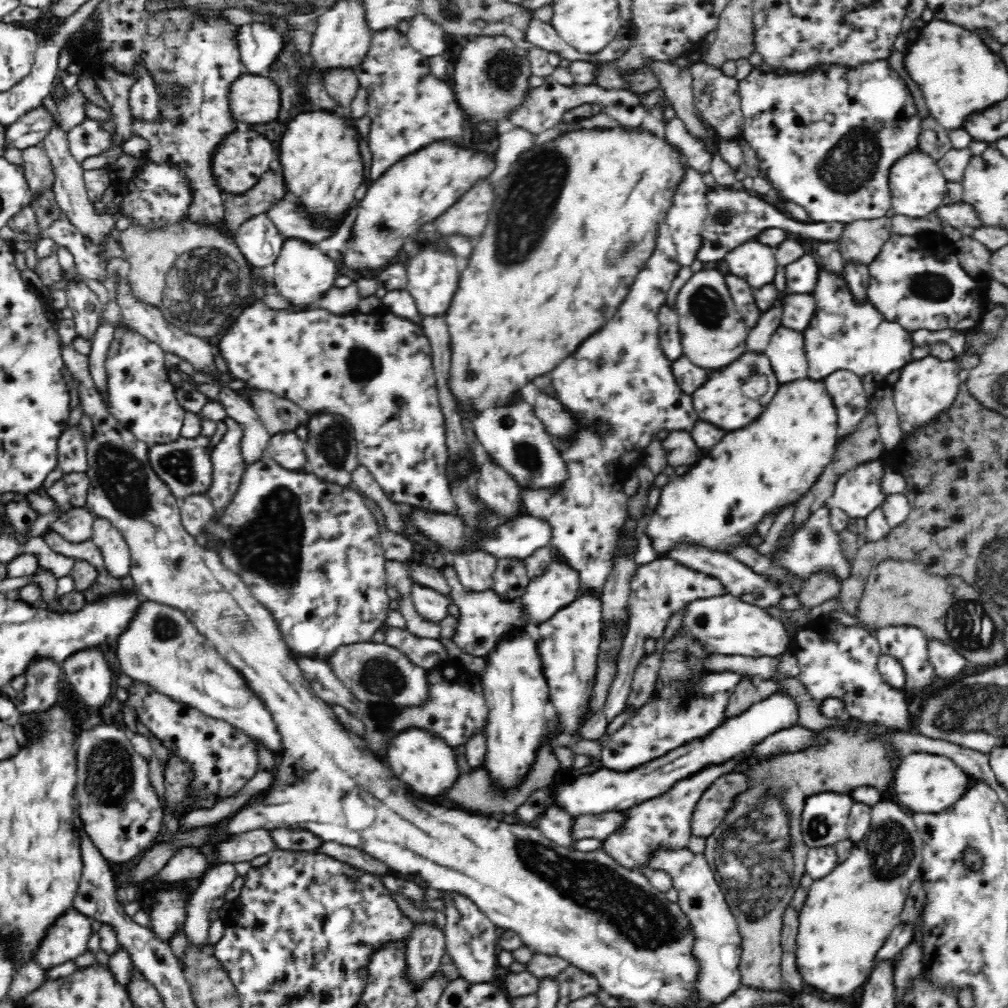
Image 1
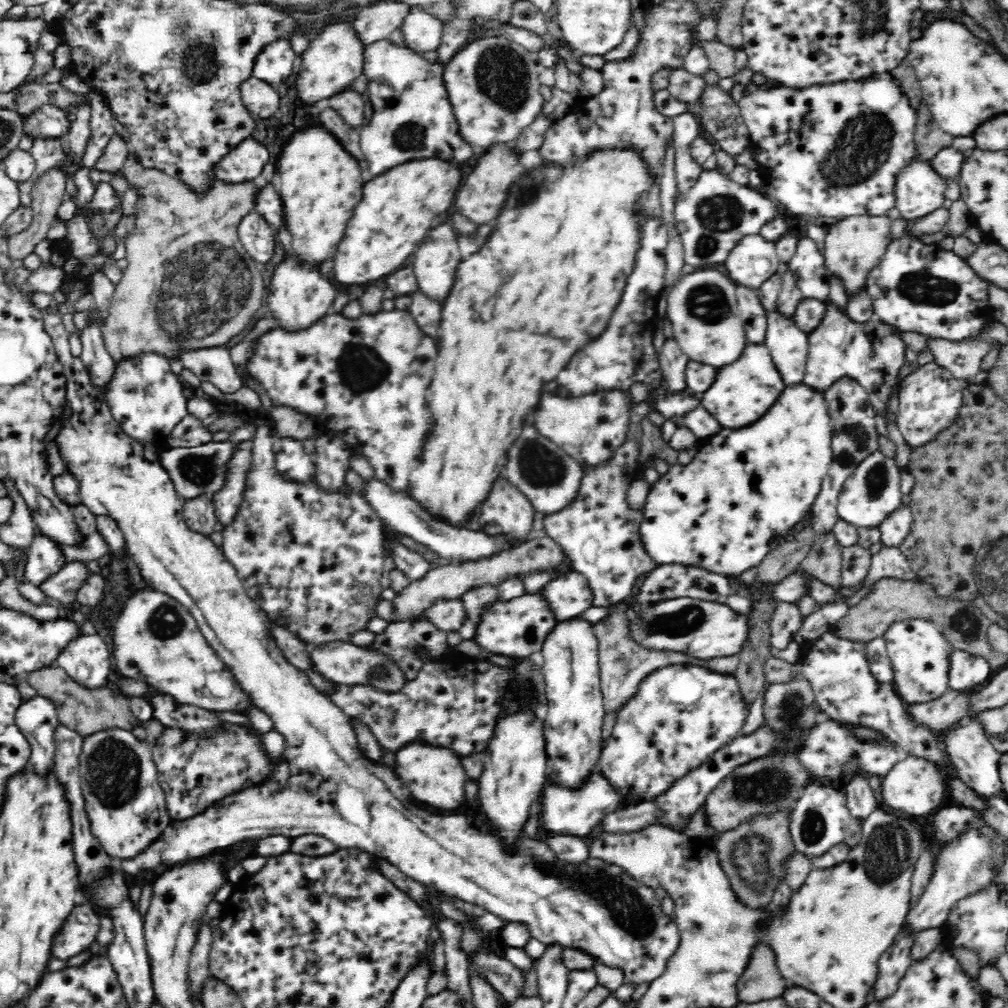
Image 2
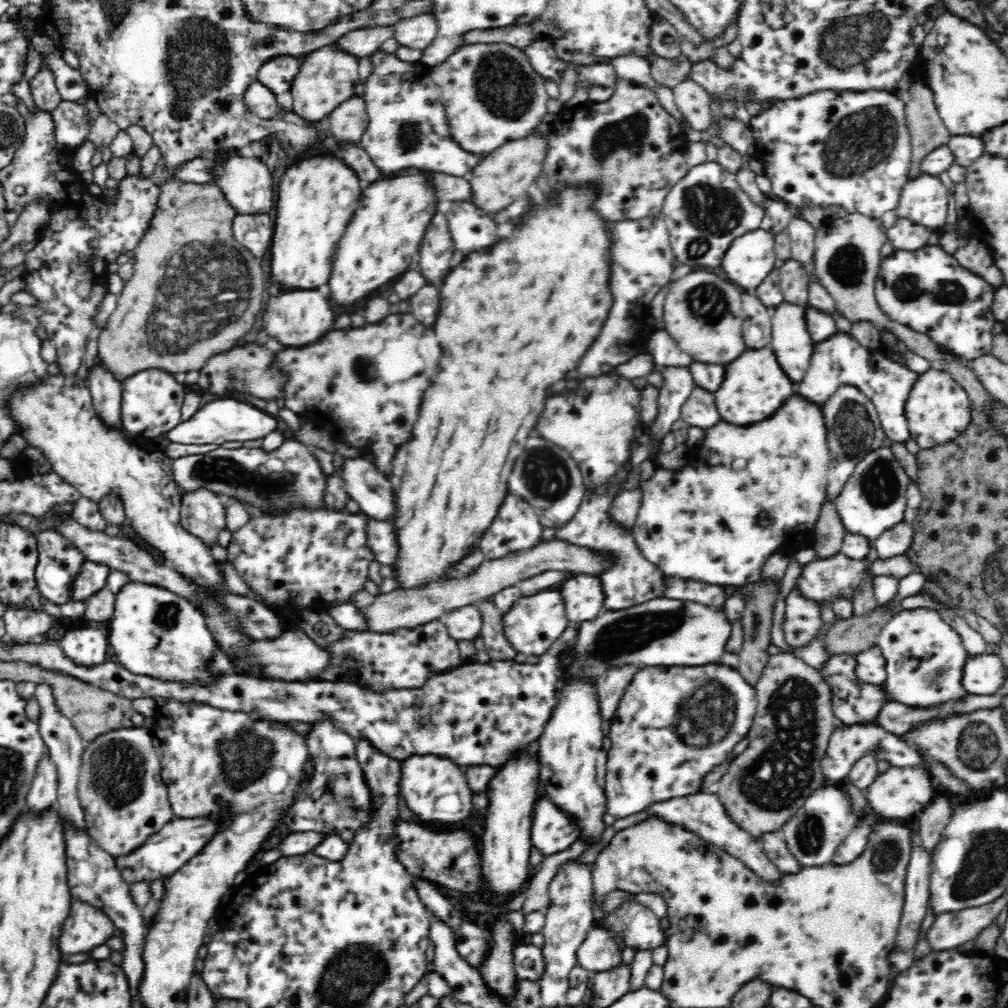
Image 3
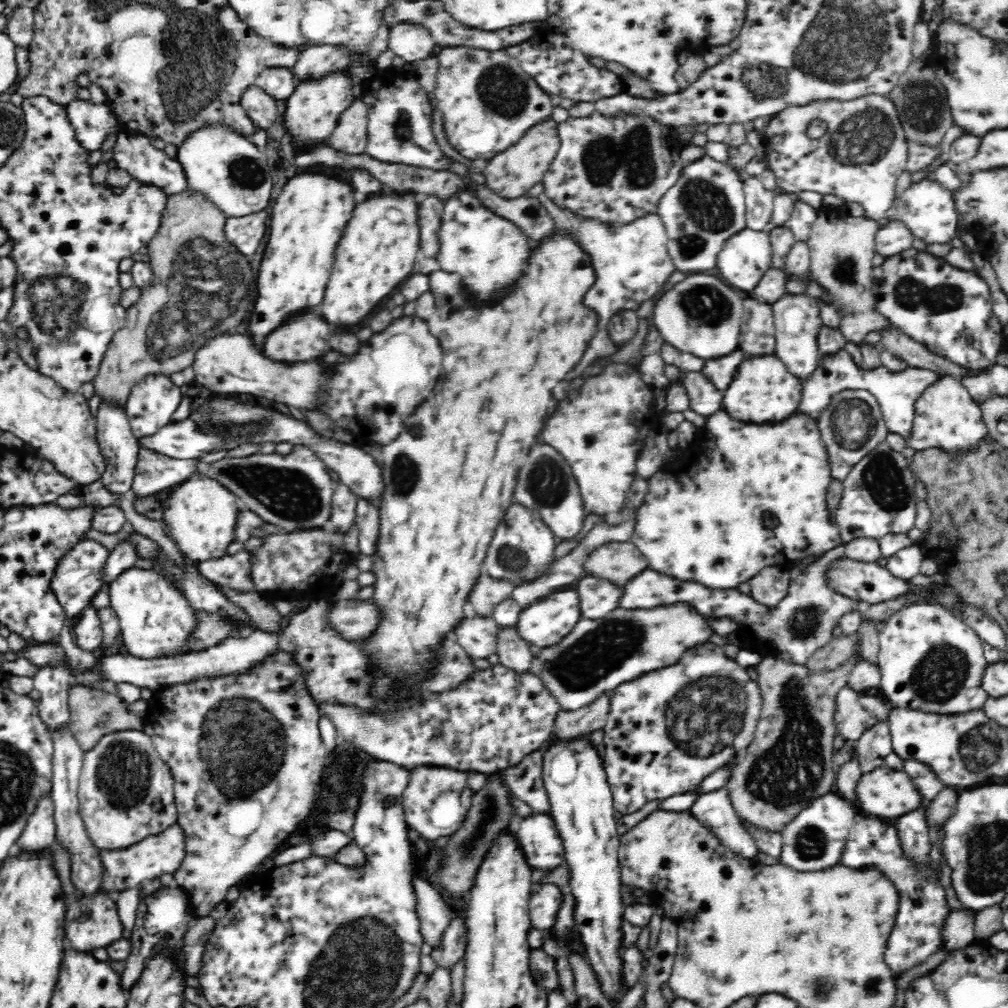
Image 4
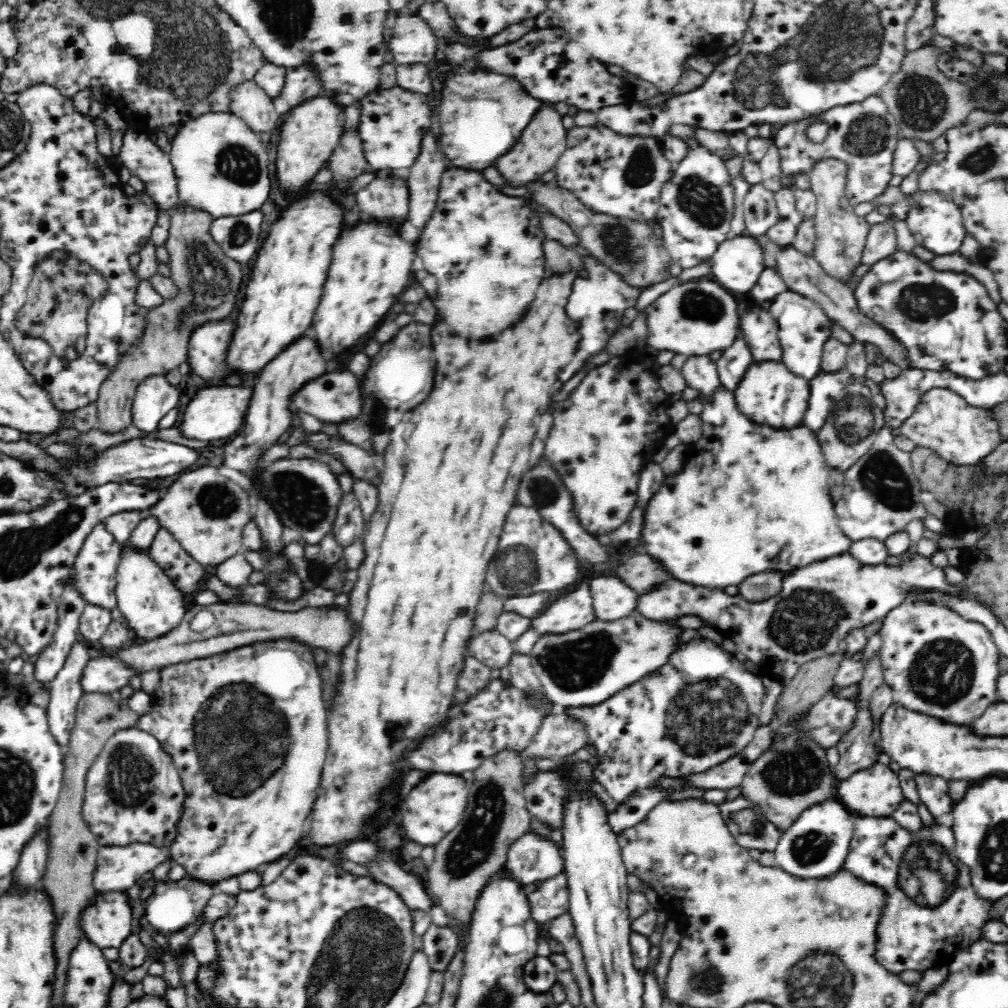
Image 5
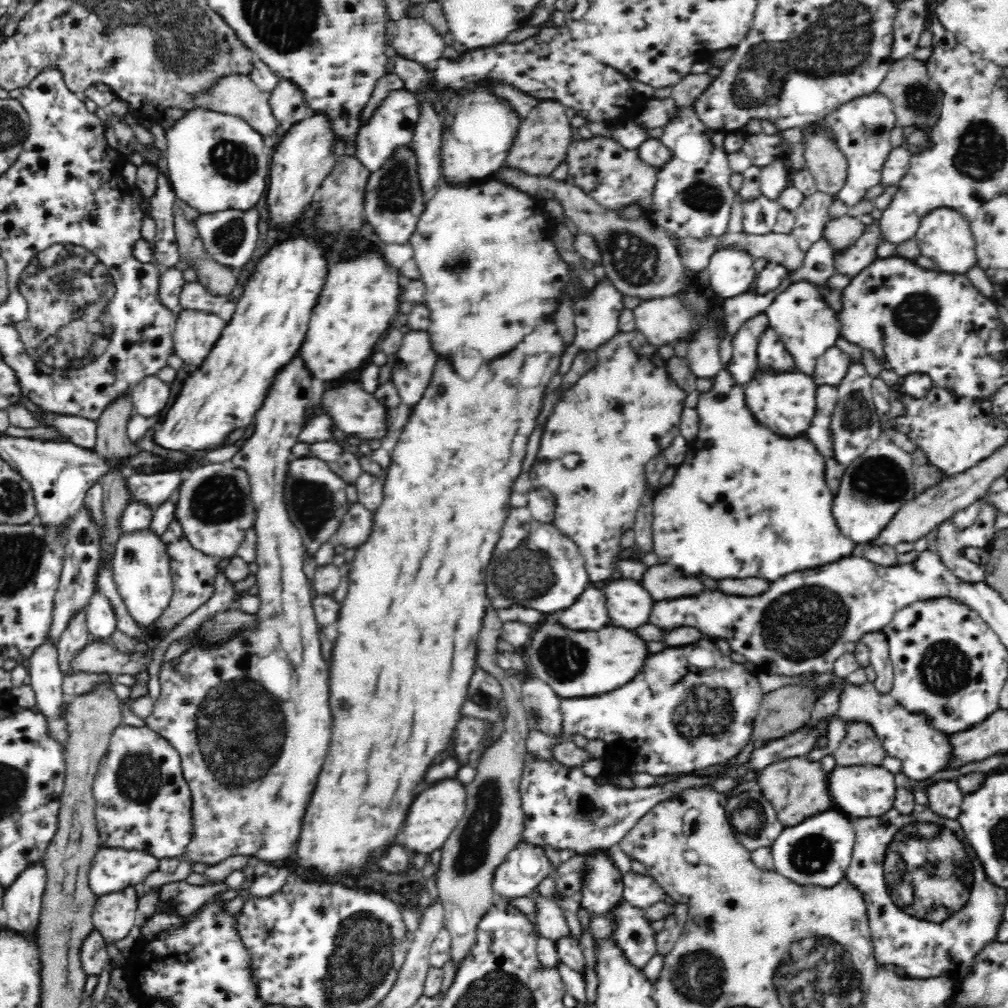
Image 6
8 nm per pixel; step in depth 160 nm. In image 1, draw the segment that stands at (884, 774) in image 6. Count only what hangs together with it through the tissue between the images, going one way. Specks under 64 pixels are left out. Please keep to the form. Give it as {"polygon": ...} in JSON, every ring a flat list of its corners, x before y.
{"polygon":[[910,754,900,760,894,780,892,780,892,794,894,794,895,803,900,804,905,810,912,810,910,814,920,814,924,812,940,812,950,808,956,800,964,794,968,788,968,780,971,777,964,774,958,766,954,766,952,760,944,756,934,756,934,754]]}

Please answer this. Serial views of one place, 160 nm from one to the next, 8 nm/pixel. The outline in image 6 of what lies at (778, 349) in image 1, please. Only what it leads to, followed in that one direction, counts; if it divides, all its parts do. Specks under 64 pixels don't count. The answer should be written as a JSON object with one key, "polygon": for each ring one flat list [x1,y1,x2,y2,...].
{"polygon":[[793,279,786,283,765,313,768,314,769,327,792,353,800,373,811,376,816,359,840,339,840,325,836,312,822,295,822,291,811,282]]}

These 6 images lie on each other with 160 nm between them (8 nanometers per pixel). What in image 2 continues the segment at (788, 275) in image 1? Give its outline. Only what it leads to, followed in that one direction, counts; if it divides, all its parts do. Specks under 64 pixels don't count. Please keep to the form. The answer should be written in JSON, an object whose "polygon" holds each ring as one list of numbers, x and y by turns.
{"polygon":[[805,235,798,236,796,254,788,264,798,277,798,287,804,293,804,298,829,302,830,276,821,249,814,239]]}

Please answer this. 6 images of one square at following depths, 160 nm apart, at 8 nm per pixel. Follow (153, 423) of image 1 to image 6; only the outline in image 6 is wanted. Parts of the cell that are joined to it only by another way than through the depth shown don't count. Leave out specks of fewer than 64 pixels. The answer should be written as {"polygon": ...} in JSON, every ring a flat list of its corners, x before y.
{"polygon":[[156,375,142,379,129,391,136,413,150,417,159,414,166,408,170,396,170,384,162,381]]}

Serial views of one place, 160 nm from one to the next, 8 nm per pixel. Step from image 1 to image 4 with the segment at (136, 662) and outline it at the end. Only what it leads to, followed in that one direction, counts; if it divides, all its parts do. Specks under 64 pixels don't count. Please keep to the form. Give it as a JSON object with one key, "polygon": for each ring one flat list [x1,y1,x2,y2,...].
{"polygon":[[134,566,115,576,109,582,108,592,110,606,120,619,126,652,142,658,187,652,185,644,195,625,194,608,174,582,154,568]]}

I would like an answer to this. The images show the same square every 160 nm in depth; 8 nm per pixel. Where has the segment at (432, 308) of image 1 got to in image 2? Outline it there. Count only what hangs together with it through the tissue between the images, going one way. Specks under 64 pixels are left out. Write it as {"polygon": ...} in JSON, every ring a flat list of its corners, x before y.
{"polygon":[[442,222,428,232,412,262,420,288,430,297,443,301,458,266,463,262,457,233,449,222]]}

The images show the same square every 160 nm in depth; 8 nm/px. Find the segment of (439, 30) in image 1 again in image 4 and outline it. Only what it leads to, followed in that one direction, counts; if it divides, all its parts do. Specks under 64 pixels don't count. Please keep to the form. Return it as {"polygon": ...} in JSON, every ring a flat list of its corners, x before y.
{"polygon":[[398,23,389,29,389,48,406,63,426,60,434,46,434,39,424,25]]}

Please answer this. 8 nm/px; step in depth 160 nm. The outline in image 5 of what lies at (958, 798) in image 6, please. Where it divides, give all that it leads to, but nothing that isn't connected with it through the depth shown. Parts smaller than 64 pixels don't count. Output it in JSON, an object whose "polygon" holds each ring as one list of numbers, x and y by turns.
{"polygon":[[915,775,915,782,918,782,920,801,928,808,930,814,935,818,944,814,954,813,957,802,953,800,949,790,949,780,941,776]]}

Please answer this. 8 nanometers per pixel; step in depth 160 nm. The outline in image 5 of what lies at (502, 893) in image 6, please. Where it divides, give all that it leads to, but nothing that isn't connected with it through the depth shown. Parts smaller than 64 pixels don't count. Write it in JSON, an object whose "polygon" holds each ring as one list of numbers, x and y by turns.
{"polygon":[[532,831,511,844,503,866,503,872,511,876,509,879,522,887,548,880,562,869,562,851,551,839]]}

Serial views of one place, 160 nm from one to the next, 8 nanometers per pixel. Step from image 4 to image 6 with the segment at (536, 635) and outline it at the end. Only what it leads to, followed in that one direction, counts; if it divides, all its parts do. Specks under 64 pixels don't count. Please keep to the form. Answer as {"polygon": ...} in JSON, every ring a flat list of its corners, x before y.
{"polygon":[[588,588,584,596,564,612,564,616,555,616,562,618,562,623,575,631,593,630,598,632,604,626,612,625,610,615,608,615,608,606,606,606,606,594,600,588]]}

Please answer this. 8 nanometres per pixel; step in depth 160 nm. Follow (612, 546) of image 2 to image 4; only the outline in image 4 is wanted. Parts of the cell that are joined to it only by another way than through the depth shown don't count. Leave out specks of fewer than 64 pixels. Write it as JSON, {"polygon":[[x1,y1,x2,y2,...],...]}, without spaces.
{"polygon":[[838,546,836,548,833,548,832,550,825,552,823,556,816,560,816,562,812,562,812,564,809,564,804,571,802,571,799,574,796,574,792,576,792,578,789,579,789,585,787,588,787,592,785,594,785,597,777,604,772,607,764,606,763,604,760,604,759,602,756,602,754,598,752,598,749,594,745,594,740,592,737,588,732,589,724,589,724,590,716,590,716,589,709,589,705,586,700,586,697,582,694,581,681,581,678,579,674,579,672,577,668,577,664,573,656,572,655,570,644,570,642,572,642,576,638,576,638,578,632,578,628,584,624,584,624,596,622,596,622,602,620,602,620,607,626,609,626,610,636,610,636,608,640,608,640,610,654,610,654,608,658,608,658,606,668,606,668,604,678,604,678,602,682,602,682,604,688,604,690,608,694,608,700,616,704,616,704,618,729,618,730,620,733,620,737,624,738,630,736,630,736,633,740,633,741,640,740,640,740,646,741,647,748,647,753,648,754,650,758,650,762,656,773,656,775,655,776,658,779,658,780,660,783,660,784,663,790,664,790,665,796,665,796,666,803,666,806,664,807,659,809,659,814,652,816,652,819,648,822,648,828,644,828,642,831,642,832,639,834,639,834,628,840,624,840,620,844,619,844,616,847,616,850,614,850,612,863,612,866,610,866,608,870,605,874,604,867,604,867,602,862,601,862,599,858,599,858,597,850,597,848,595,844,595,844,593,840,593,840,591,836,591,836,588,832,587,830,583,828,583,828,579,826,579,826,576,828,575,828,572,830,572,830,568,832,568,832,564,835,564,838,562,838,560,842,560,842,558,846,557,845,548,843,546]]}

